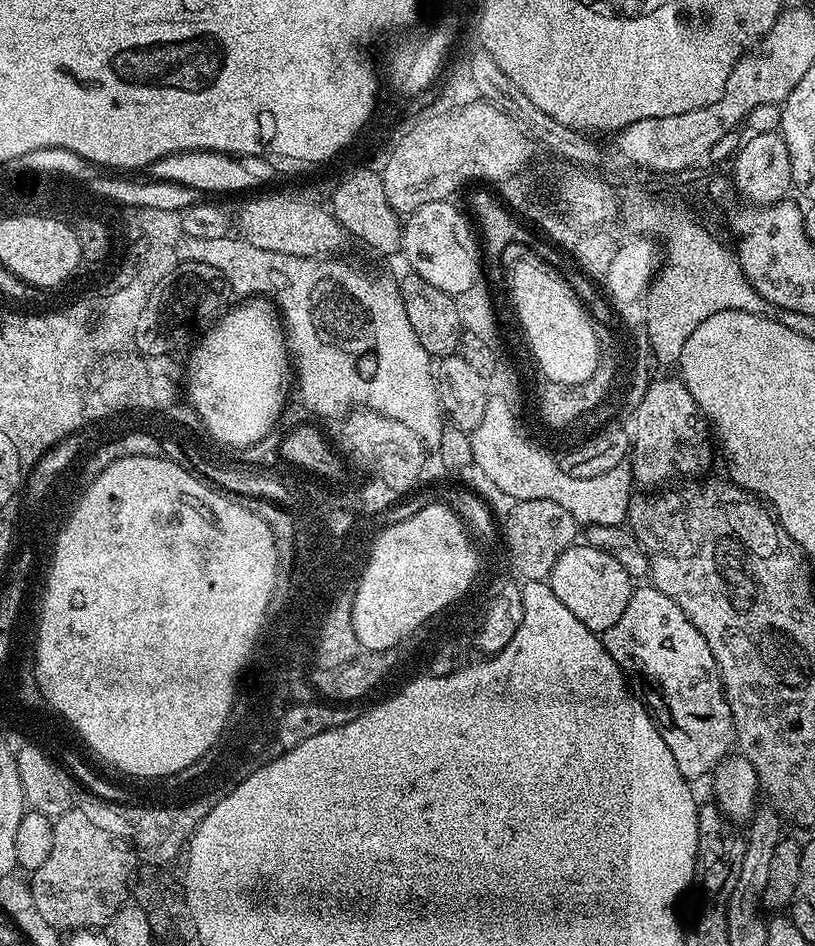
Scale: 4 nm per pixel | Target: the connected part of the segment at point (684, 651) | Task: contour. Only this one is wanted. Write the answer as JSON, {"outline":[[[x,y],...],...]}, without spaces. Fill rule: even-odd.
{"outline":[[[636,586],[633,587],[630,602],[626,602],[626,610],[622,610],[622,618],[618,618],[610,630],[602,633],[602,639],[610,658],[614,658],[620,671],[651,712],[656,727],[660,729],[660,737],[666,746],[670,746],[670,754],[674,754],[674,762],[684,779],[696,782],[699,776],[707,777],[718,761],[733,751],[734,733],[730,706],[724,697],[724,685],[720,682],[720,671],[716,669],[706,638],[698,634],[690,618],[686,618],[686,614],[682,614],[680,607],[666,598],[666,594],[651,586]]]}

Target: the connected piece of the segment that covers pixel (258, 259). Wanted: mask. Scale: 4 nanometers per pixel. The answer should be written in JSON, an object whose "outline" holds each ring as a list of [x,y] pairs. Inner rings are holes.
{"outline":[[[231,235],[213,240],[197,240],[195,238],[187,241],[187,251],[190,260],[201,260],[207,264],[212,264],[219,272],[222,272],[228,279],[228,287],[233,293],[236,292],[240,298],[265,297],[275,304],[283,319],[283,327],[287,337],[287,346],[290,349],[291,359],[294,361],[294,376],[300,386],[298,386],[298,396],[308,396],[308,404],[312,404],[312,414],[315,412],[328,412],[328,408],[336,408],[336,404],[348,404],[348,400],[368,400],[368,404],[376,404],[376,408],[384,408],[384,412],[392,410],[388,404],[392,400],[402,400],[404,394],[404,380],[406,372],[410,374],[424,374],[424,380],[434,379],[434,368],[428,364],[430,355],[422,348],[422,343],[418,342],[418,337],[414,334],[414,329],[410,326],[410,321],[403,308],[403,299],[395,287],[383,284],[380,280],[371,280],[368,276],[363,276],[356,268],[351,268],[348,264],[339,264],[336,258],[313,258],[311,256],[291,256],[290,254],[278,254],[274,250],[262,250],[258,246],[250,246],[250,242],[233,238]]]}

